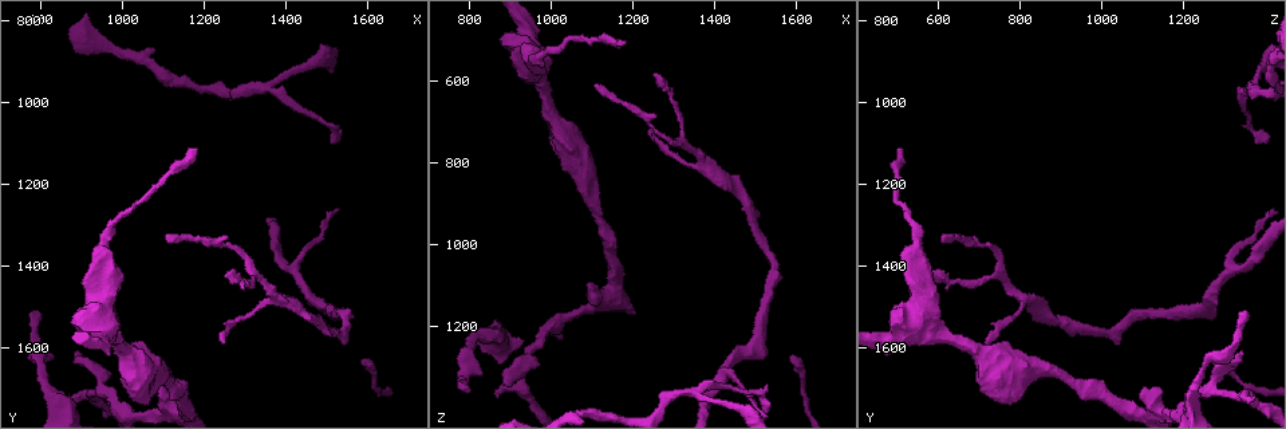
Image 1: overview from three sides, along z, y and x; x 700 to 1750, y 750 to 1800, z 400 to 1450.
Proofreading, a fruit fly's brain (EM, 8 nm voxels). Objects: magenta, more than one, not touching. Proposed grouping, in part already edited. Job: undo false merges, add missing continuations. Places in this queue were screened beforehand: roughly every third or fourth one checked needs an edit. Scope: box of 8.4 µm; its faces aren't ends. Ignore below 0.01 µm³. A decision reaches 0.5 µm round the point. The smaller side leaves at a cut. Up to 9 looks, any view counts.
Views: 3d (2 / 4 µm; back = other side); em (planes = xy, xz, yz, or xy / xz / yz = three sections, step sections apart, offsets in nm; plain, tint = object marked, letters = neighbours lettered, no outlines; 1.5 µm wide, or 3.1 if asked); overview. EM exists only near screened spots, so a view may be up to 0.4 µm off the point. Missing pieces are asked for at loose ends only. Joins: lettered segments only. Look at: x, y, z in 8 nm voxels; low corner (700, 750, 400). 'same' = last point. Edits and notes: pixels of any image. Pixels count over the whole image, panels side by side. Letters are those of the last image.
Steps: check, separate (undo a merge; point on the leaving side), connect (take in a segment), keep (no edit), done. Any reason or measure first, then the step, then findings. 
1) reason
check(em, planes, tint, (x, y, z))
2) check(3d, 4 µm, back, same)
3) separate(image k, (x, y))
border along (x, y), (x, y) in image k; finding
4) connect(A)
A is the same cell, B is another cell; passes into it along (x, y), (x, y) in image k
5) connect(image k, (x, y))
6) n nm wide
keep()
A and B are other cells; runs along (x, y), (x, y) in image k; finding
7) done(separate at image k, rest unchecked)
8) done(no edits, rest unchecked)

an open end
check(3d, 2 µm, (1105, 1325, 615))

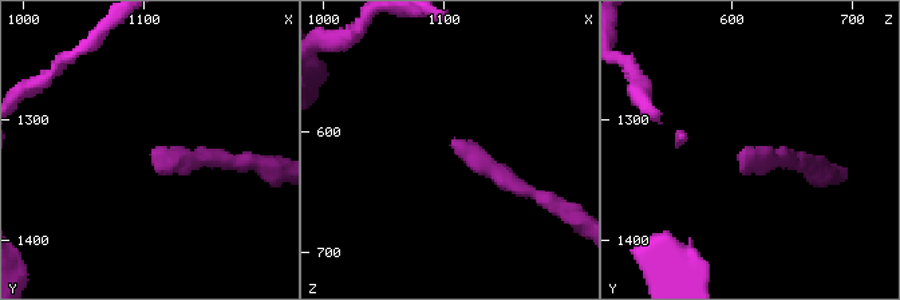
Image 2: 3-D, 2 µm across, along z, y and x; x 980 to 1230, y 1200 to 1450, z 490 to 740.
check(em, xy, step 4, tint, (1108, 1328, 606))

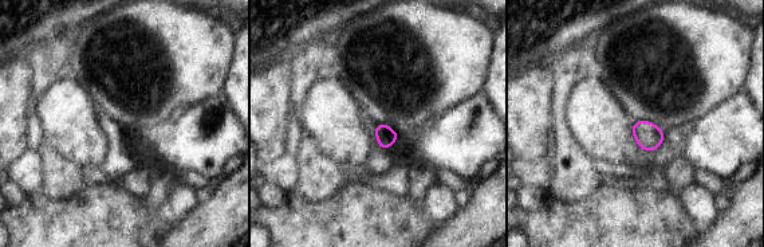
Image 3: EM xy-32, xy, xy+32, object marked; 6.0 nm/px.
check(em, planes, letters, same)

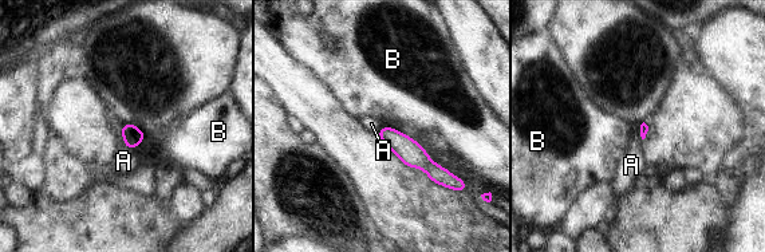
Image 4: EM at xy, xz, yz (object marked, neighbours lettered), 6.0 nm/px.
A touches over 170 nm
keep()
A and B are other cells; runs along (382, 132), (444, 178) in image 4; no lettered segment goes on from it

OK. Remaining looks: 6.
sharp bend
check(3d, 4 µm, (1320, 1430, 745))

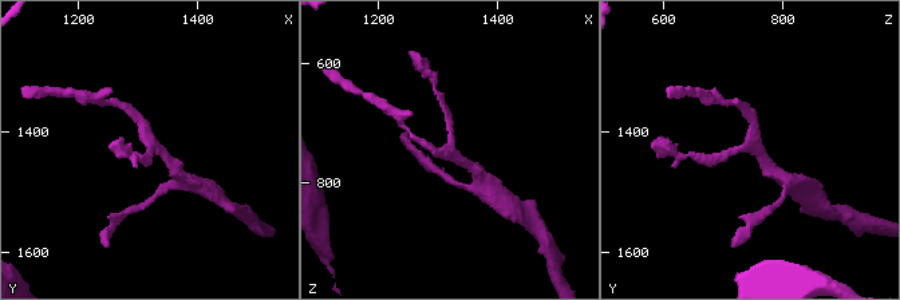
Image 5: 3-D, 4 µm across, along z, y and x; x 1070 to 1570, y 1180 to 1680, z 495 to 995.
3 arms; now the EM
check(em, planes, tint, (1330, 1430, 750))

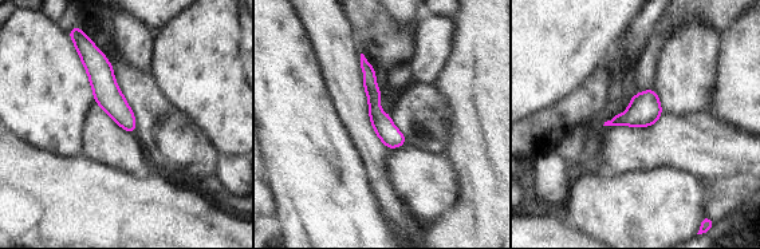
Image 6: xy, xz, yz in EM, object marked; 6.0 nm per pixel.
check(em, planes, letters, same)

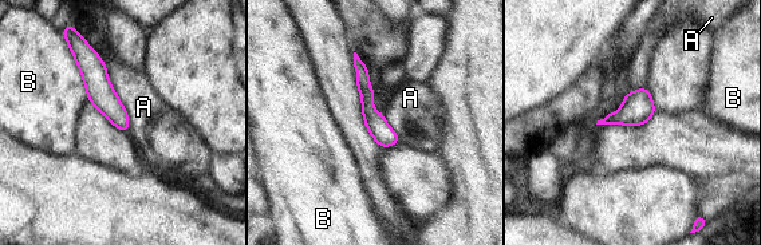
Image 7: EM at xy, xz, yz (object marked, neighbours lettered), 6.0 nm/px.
keep()
A and B are other cells; border along (105, 66), (109, 82), (130, 122) in image 7; continuous, no second neuron

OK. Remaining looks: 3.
check(em, xz, step 8, letters, (865, 1725, 1370))

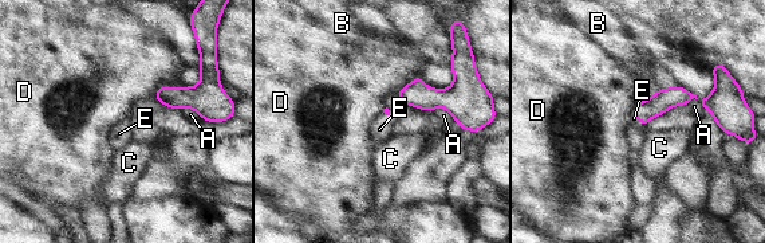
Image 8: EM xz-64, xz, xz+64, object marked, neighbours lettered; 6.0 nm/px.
check(em, planes, letters, same)

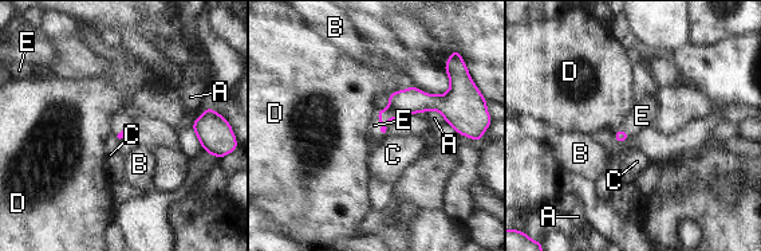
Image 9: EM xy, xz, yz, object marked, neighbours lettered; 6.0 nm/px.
connect(E)
E is the same cell, A, B, C and D are other cells; passes into it along (410, 101), (379, 121), (373, 130) in image 9; the neuron continues

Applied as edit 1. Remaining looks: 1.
sudden change in width
check(em, planes, letters, (1355, 960, 1360))

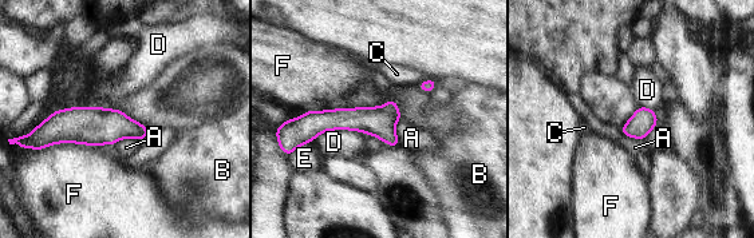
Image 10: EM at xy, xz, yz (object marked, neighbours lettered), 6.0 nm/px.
keep()
A, B, C, D, E and F are other cells; all the same neuron

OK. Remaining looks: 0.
done(connect at image 9, rest unchecked)

